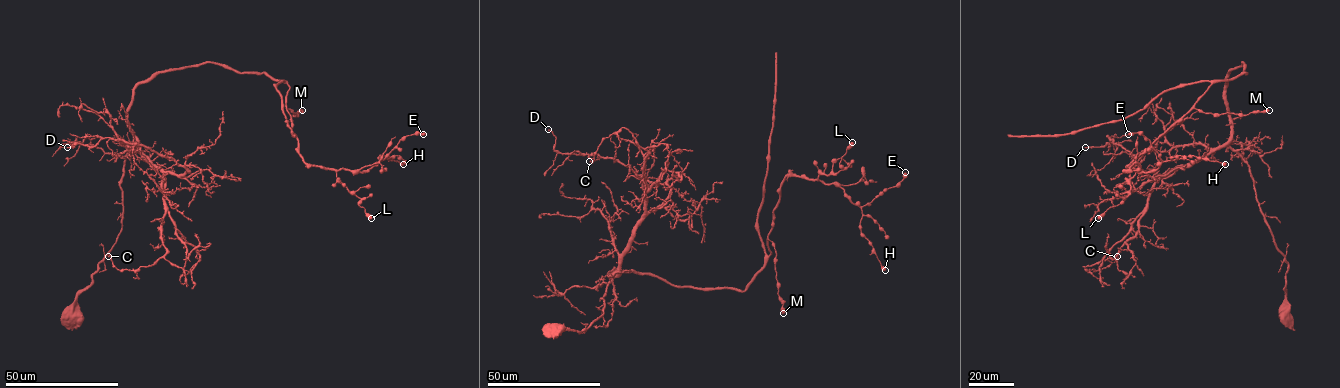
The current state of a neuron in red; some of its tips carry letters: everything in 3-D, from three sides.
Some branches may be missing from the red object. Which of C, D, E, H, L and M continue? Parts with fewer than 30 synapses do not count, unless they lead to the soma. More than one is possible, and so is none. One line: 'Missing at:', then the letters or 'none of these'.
Missing at: none of these

